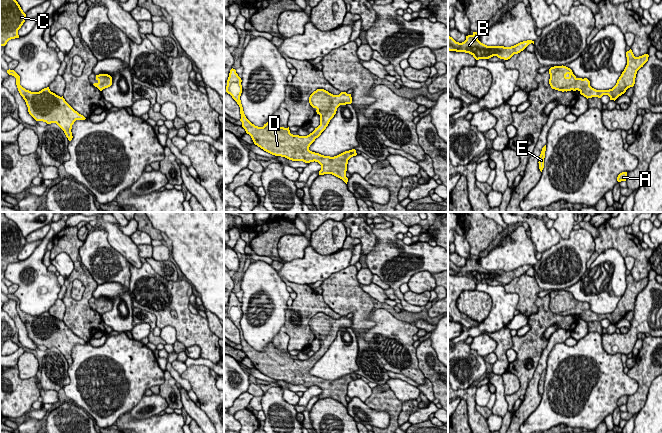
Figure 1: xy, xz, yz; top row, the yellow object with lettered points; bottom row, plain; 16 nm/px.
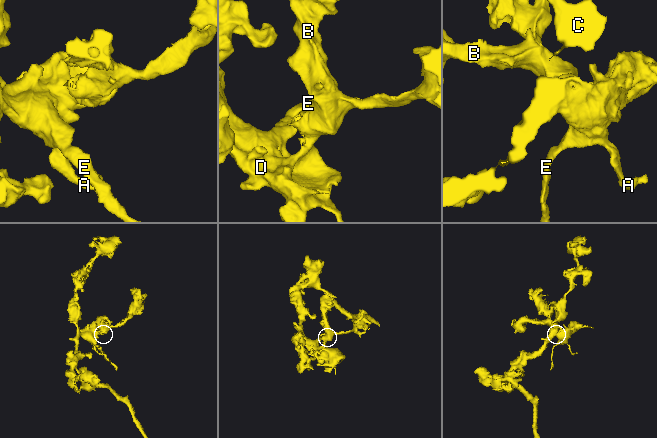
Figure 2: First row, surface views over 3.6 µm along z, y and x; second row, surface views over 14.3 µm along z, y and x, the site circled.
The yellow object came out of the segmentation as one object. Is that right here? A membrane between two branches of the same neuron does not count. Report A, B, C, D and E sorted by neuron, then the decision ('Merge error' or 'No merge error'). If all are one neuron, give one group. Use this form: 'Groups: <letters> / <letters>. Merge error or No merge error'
Groups: A B C D E. No merge error

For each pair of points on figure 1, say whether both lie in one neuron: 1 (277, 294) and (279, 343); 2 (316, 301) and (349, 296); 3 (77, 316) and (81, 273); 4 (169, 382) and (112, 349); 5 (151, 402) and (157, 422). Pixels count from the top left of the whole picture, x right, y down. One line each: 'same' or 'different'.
1: different
2: different
3: same
4: different
5: different

